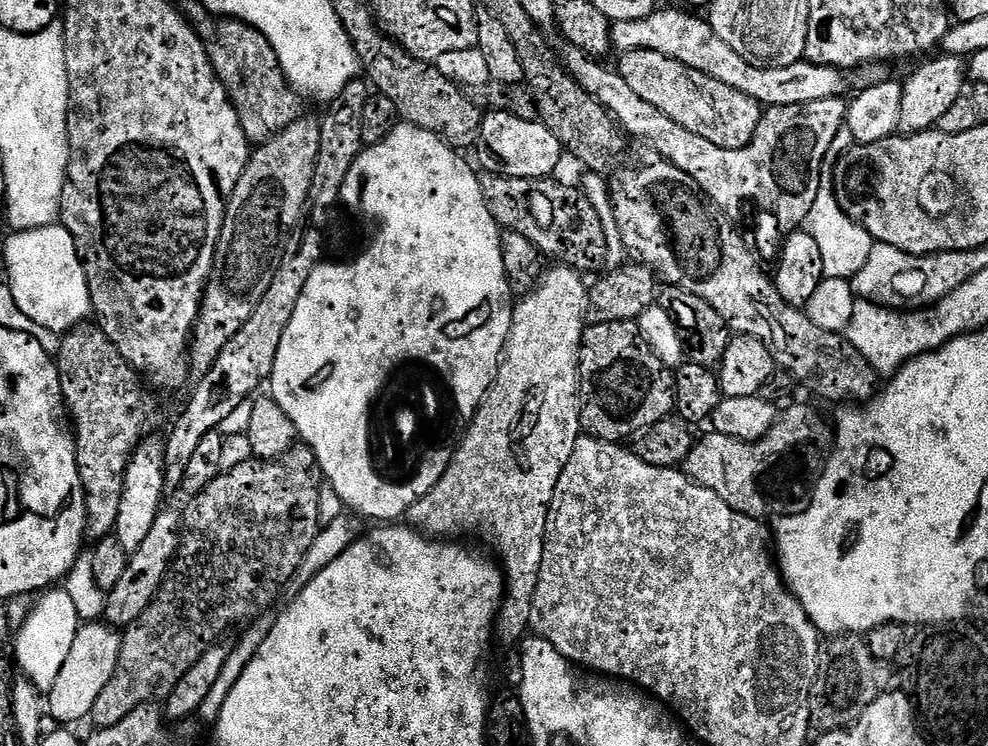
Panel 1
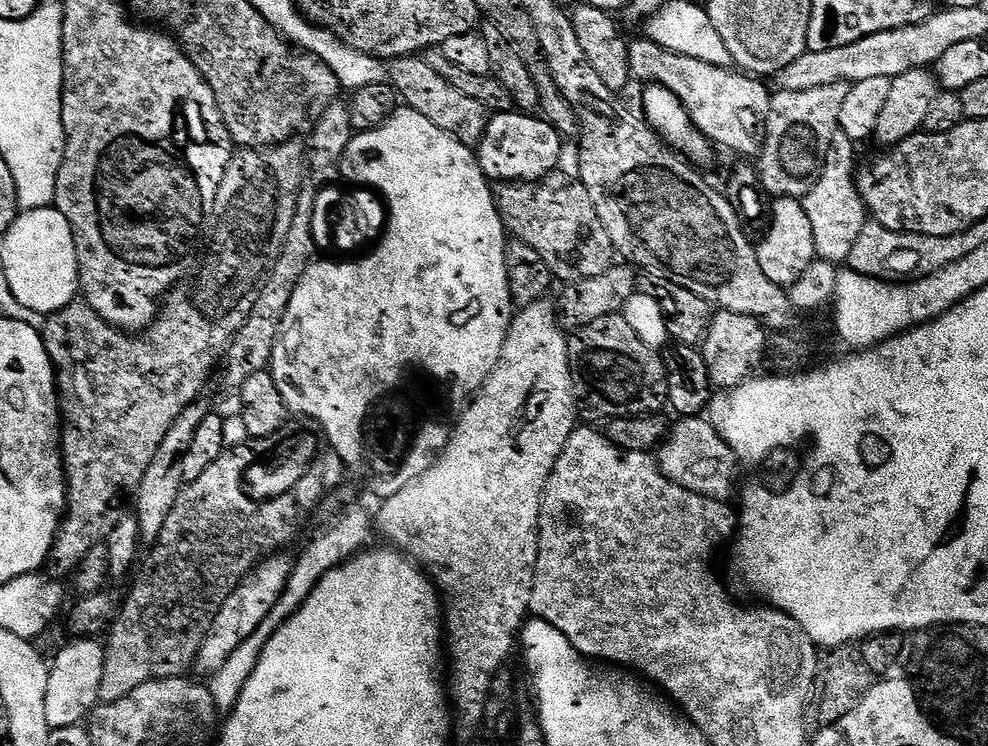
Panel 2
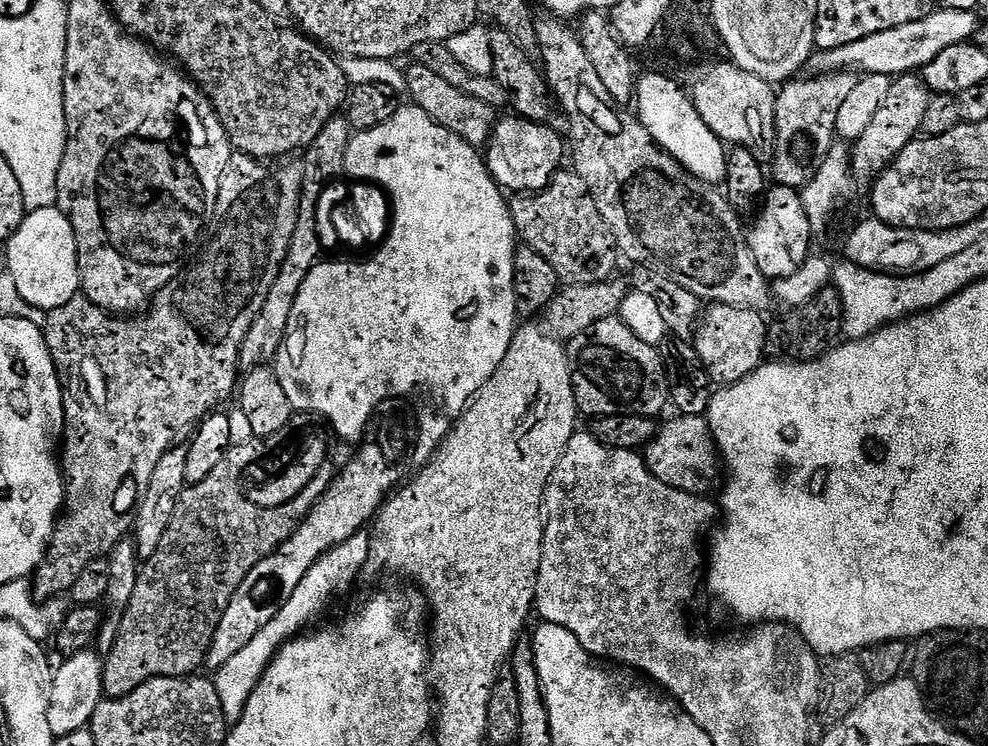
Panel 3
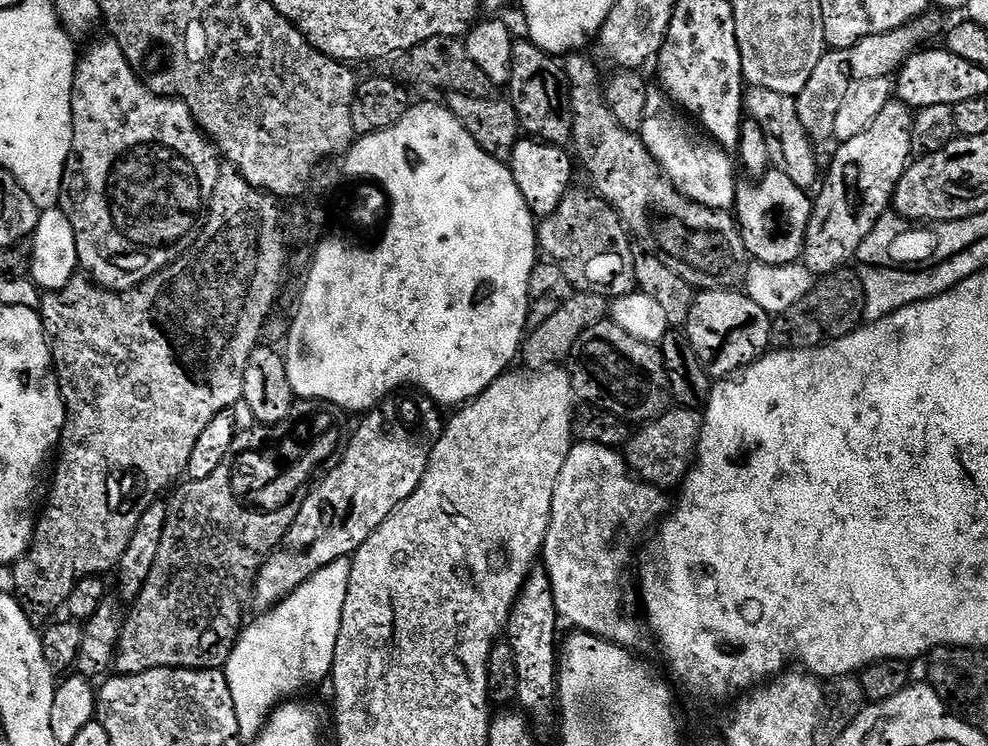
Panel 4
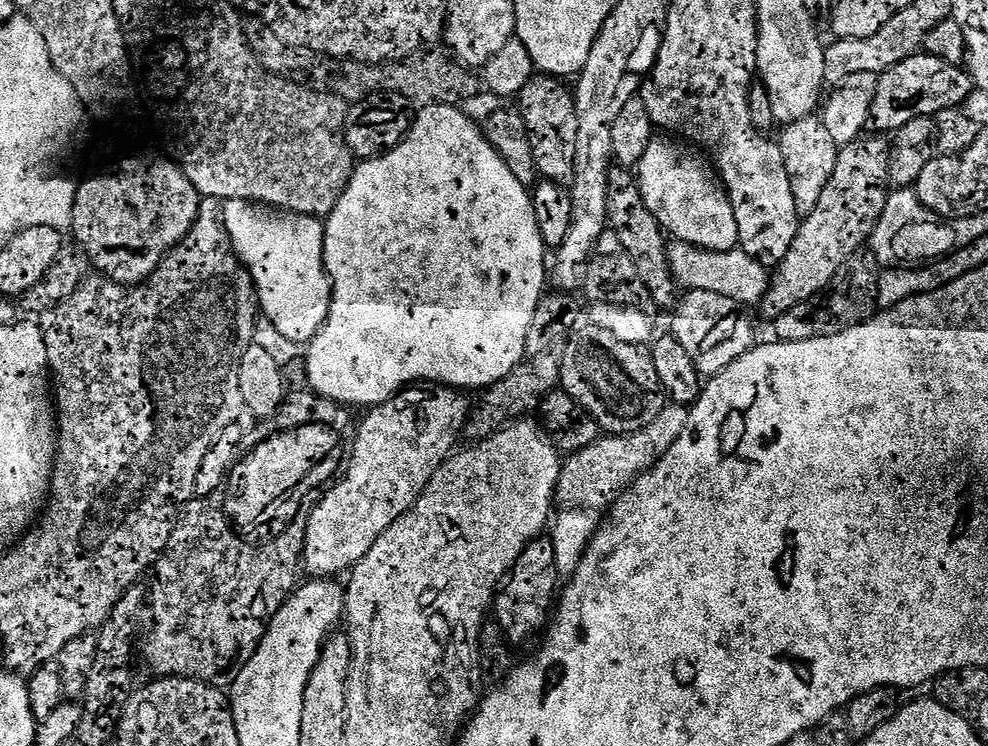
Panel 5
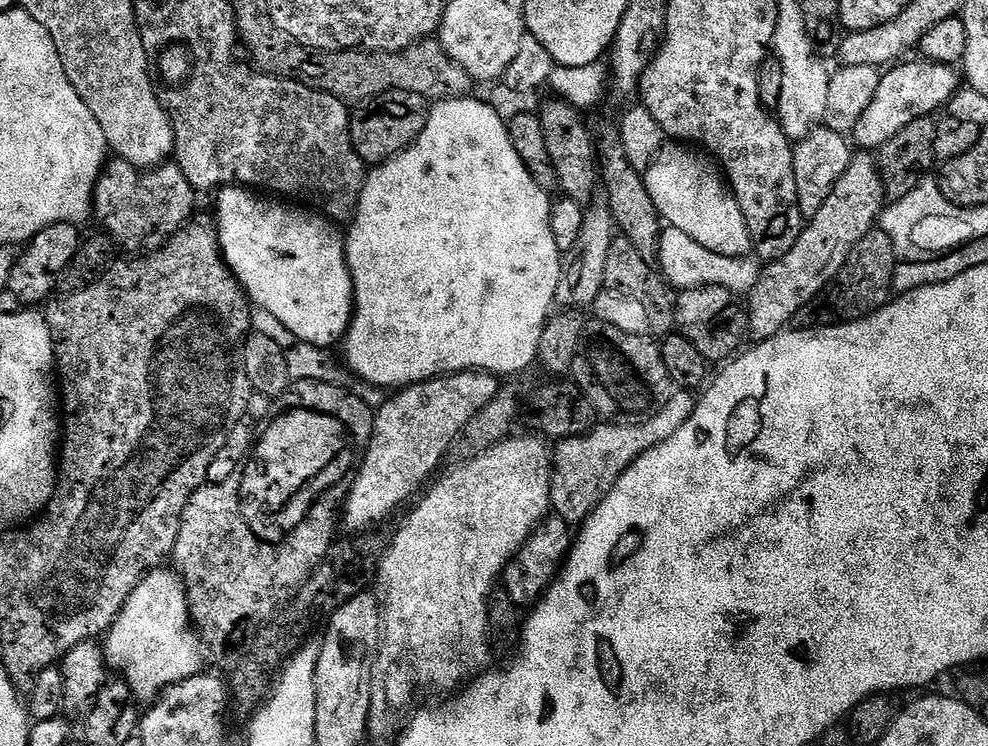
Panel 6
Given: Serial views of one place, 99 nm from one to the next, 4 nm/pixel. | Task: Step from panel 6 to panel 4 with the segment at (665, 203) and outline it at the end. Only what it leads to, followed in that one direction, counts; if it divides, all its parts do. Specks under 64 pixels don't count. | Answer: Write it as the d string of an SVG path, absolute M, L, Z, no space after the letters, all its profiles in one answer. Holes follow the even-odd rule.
M656 106L649 107L644 125L638 133L644 142L644 149L651 154L668 183L685 200L718 212L735 209L738 183L736 184L736 172L728 161L729 153L713 143L707 135L701 134L695 123L672 112L659 112Z

